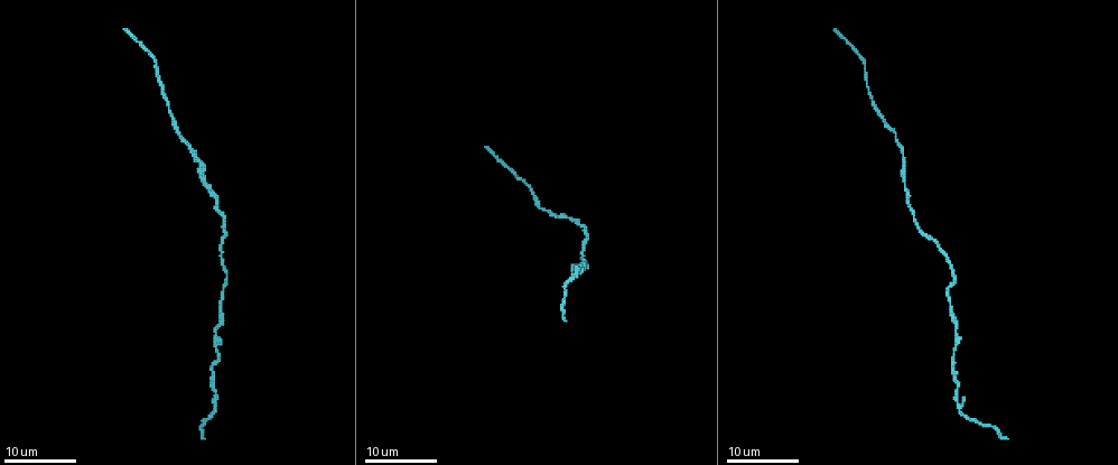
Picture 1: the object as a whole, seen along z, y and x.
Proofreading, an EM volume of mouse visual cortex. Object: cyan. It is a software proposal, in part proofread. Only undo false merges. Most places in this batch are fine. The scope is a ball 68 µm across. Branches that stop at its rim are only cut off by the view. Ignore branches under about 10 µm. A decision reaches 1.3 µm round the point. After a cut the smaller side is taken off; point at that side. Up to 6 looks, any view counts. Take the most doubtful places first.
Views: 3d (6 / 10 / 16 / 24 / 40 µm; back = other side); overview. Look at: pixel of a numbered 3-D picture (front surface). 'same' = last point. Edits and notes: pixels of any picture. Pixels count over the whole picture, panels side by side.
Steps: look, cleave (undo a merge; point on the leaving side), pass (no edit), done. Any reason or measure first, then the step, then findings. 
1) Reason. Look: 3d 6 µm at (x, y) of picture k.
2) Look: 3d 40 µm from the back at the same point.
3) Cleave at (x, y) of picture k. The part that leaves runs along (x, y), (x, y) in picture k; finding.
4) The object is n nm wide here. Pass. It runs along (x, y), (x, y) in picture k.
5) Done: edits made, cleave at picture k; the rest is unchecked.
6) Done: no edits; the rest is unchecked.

Three-way junction. Look: 3d 16 µm at (959, 409) of picture 1.

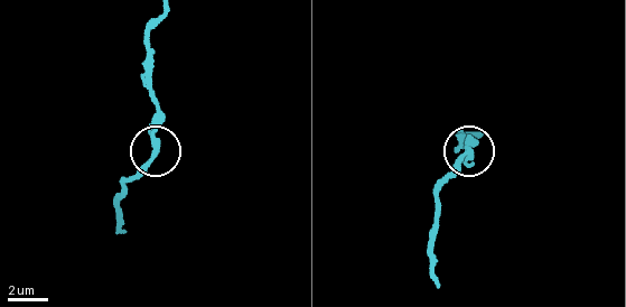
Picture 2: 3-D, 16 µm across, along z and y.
Zoom in. Look: 3d 6 µm at (150, 160) of picture 2.

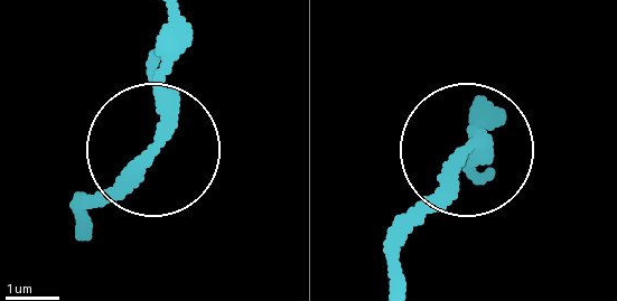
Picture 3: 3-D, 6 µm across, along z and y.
Look: 3d 6 µm from the back at (159, 141) of picture 3.

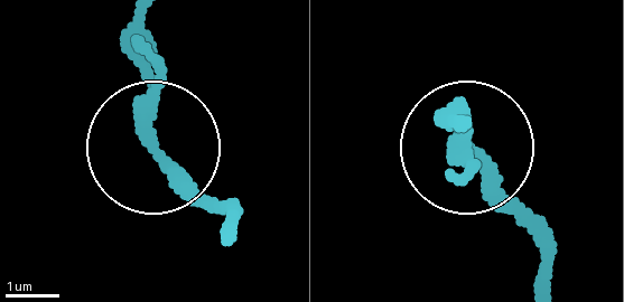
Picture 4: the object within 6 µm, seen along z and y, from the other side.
The object is 220 nm wide here. Pass. It runs along (457, 128), (453, 141), (542, 229) in picture 4; all the same neuron.

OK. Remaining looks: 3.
Sudden change in width. Look: 3d 16 µm at (950, 293) of picture 1.

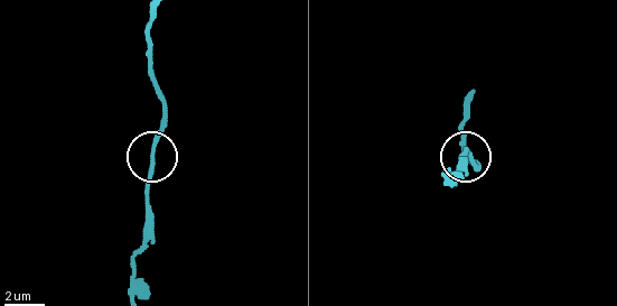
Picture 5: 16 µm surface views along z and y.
Zoom in. Look: 3d 6 µm at (466, 148) of picture 5.

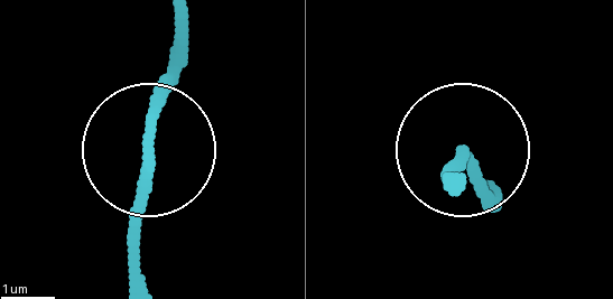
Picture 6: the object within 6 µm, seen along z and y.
Pass. It runs along (180, 19), (140, 193), (140, 287) in picture 6; all the same neuron.

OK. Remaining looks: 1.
Done: no edits; the rest is unchecked.

